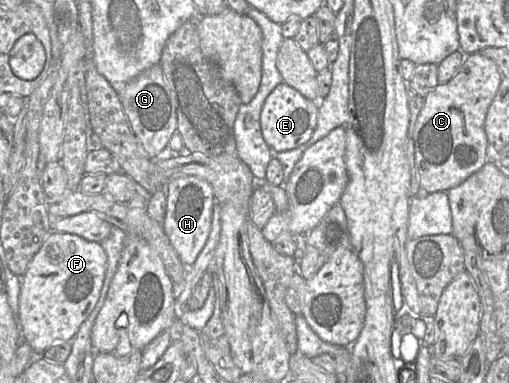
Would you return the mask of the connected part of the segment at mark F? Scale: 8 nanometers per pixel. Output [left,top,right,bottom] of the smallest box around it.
[17,232,107,354]

